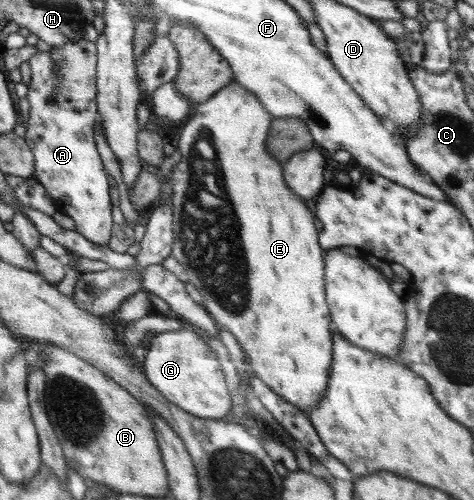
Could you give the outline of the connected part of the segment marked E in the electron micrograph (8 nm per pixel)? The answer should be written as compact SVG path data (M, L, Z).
M235 80L212 98L207 99L204 104L197 104L194 107L194 114L182 125L182 131L178 137L176 148L182 154L182 159L178 161L178 165L172 171L174 241L171 255L186 269L189 282L199 289L200 295L204 298L203 306L215 319L217 325L237 338L251 374L258 376L266 385L270 386L276 396L295 405L301 411L309 413L311 409L315 409L316 404L322 402L329 385L331 366L333 365L333 337L330 333L331 313L328 313L329 305L326 305L327 299L324 299L324 270L326 269L324 255L322 255L324 251L322 251L323 247L318 245L318 231L314 227L314 215L310 213L310 209L304 205L300 197L288 188L288 183L283 177L282 163L268 153L267 139L274 119L275 117L267 111L258 96L242 87Z

